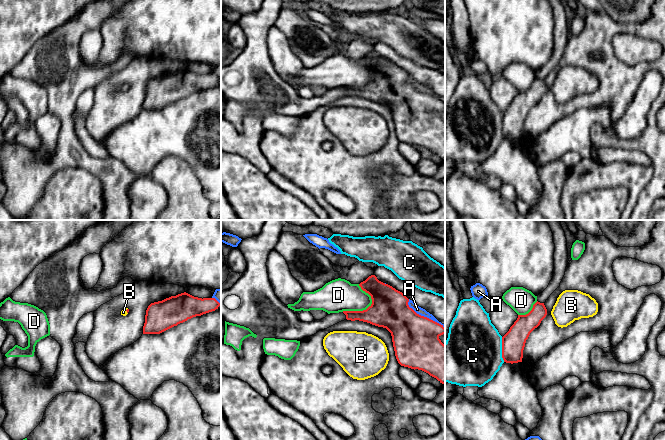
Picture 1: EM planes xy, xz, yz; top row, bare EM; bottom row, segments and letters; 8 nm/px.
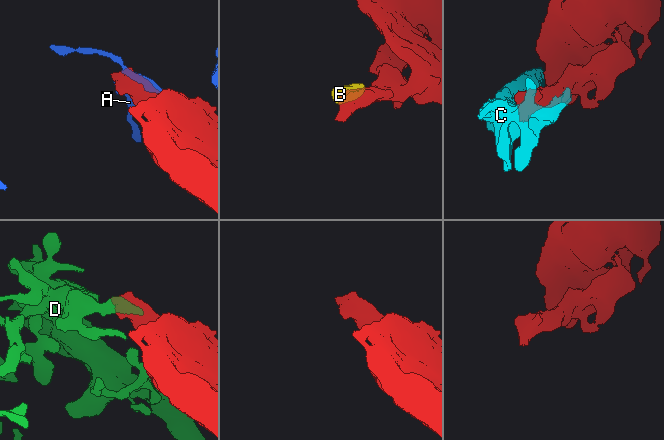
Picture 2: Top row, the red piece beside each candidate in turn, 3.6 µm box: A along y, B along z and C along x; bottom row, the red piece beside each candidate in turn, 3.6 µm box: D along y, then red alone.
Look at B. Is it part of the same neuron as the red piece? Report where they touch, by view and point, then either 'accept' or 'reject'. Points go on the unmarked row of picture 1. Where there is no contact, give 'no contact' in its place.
xy (126, 86) | accept

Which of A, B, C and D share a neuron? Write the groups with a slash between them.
A / B / C / D

